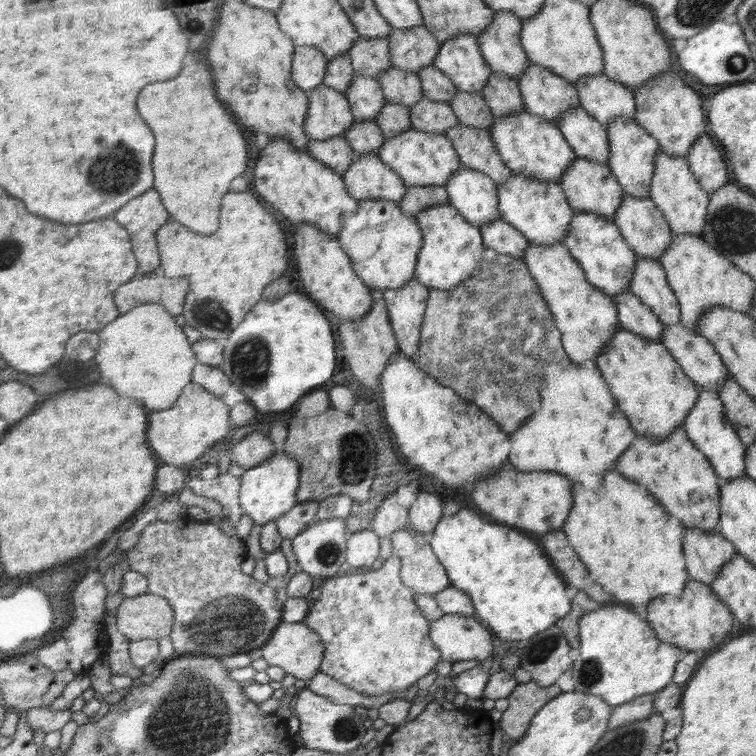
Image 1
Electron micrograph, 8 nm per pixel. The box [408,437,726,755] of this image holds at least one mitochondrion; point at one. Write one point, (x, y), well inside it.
(539, 651)

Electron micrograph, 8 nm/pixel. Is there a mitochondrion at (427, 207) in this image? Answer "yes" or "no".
no

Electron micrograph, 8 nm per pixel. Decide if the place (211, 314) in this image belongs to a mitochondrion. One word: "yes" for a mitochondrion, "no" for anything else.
yes

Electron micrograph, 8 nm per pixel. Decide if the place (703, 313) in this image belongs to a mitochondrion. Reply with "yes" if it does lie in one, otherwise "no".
no

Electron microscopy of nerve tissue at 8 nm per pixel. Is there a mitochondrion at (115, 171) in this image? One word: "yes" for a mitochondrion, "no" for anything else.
yes

